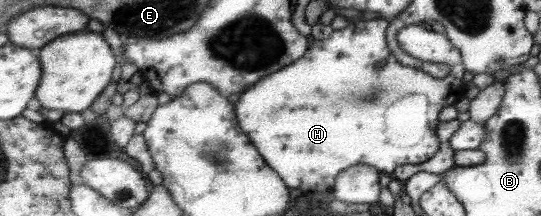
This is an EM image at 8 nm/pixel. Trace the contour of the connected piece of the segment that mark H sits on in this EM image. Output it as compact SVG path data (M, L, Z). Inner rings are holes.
M375 18L372 21L356 21L354 25L347 25L338 30L332 30L331 34L324 41L314 41L303 55L302 59L298 58L295 62L290 63L288 67L282 67L280 71L260 79L260 83L254 83L252 87L248 87L248 91L244 91L239 96L239 100L233 107L237 110L235 117L238 117L239 127L244 127L244 135L252 135L252 143L256 143L256 147L260 147L260 155L264 155L264 159L268 159L268 167L272 167L274 171L280 171L280 179L284 179L288 189L300 189L302 193L318 193L322 194L330 190L336 180L336 175L344 172L348 167L356 165L366 165L375 168L376 171L384 172L384 174L392 174L395 168L404 166L405 164L416 165L416 163L427 162L432 155L439 149L439 140L436 139L435 129L438 125L438 112L442 107L455 105L458 99L464 97L464 89L466 84L462 83L462 75L464 75L463 62L459 51L448 41L441 30L431 29L420 24L412 24L401 27L395 38L399 42L399 47L403 48L408 55L420 61L429 61L430 63L443 63L449 67L449 74L442 79L430 77L422 71L414 71L410 67L402 67L399 60L390 55L391 50L387 46L386 29L390 23L382 18ZM384 61L384 66L376 68L376 63Z

